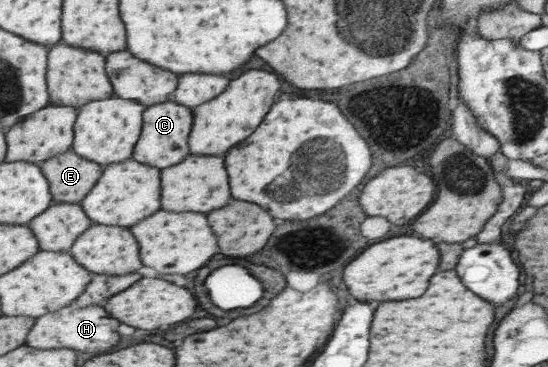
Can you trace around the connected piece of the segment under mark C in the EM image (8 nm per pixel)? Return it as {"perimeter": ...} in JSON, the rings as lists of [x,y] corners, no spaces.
{"perimeter":[[[169,99],[146,108],[144,129],[133,149],[133,159],[157,167],[160,171],[180,163],[189,154],[189,133],[193,126],[193,110]]]}

